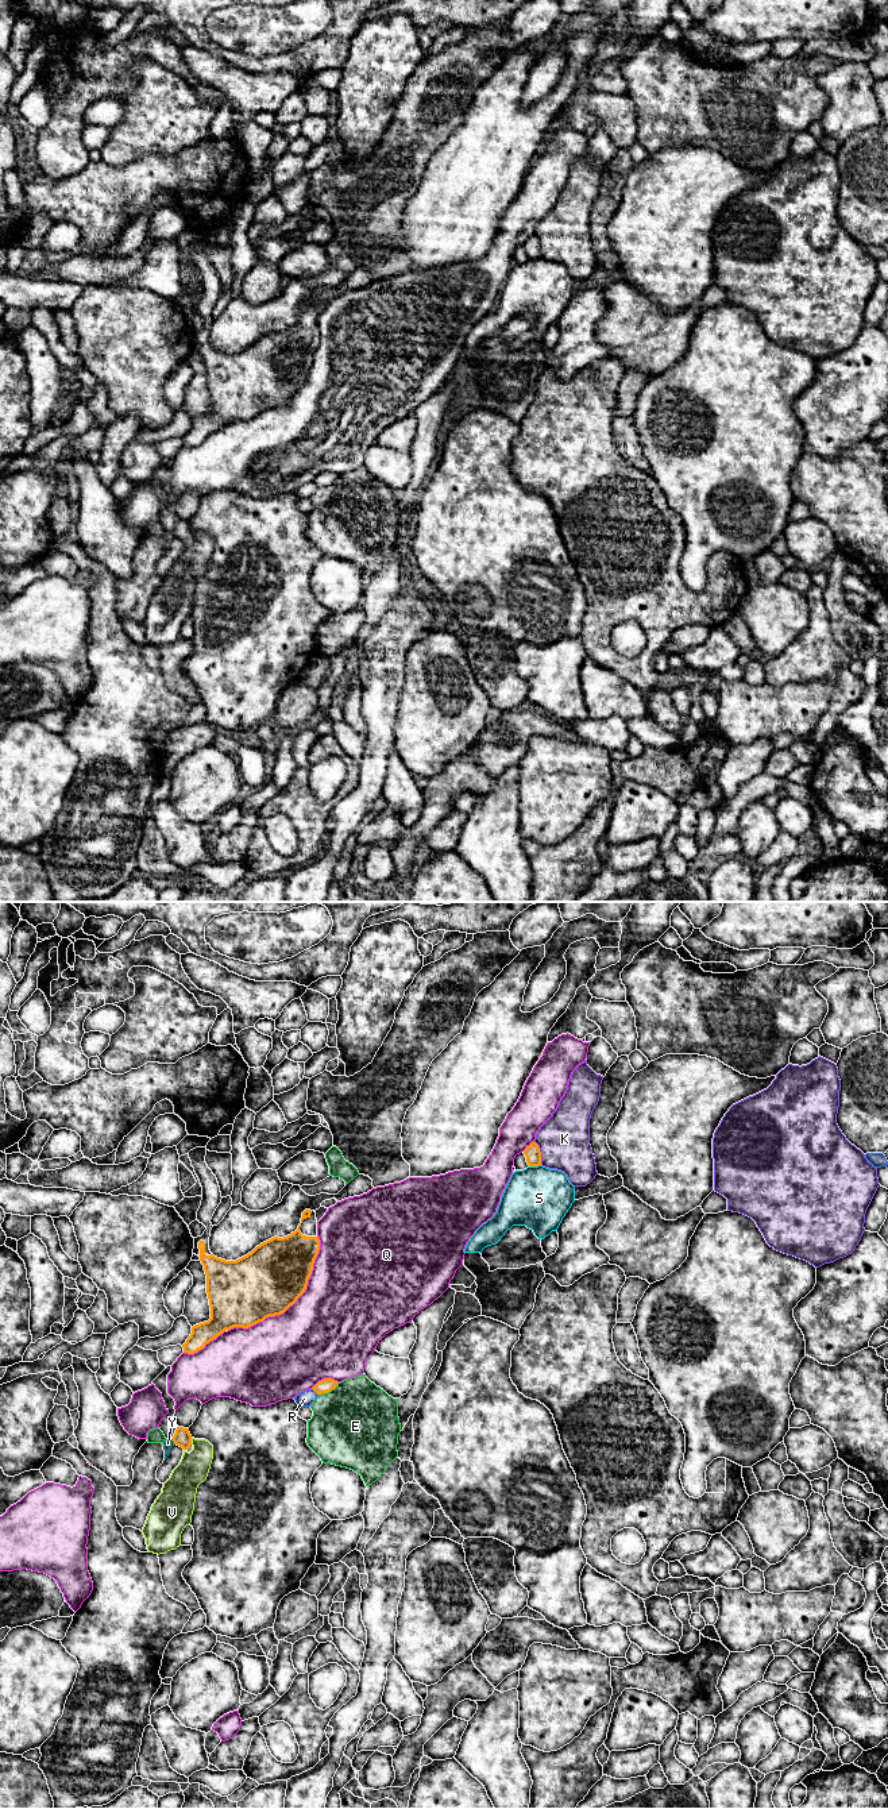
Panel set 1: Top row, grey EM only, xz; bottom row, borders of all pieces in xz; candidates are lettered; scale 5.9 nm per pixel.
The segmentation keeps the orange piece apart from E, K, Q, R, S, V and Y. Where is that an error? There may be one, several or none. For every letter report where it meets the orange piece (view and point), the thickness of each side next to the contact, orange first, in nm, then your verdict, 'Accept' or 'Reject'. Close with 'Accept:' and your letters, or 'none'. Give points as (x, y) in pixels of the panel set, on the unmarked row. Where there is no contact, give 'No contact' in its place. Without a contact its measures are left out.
E: Touches orange at xz (328, 483). Thickness 90 nm (orange) against 480 nm. Reject
K: Touches orange at xz (540, 246). Thickness 100 nm (orange) against 300 nm. Reject
Q: Touches orange at xz (294, 394). Thickness 400 nm (orange) against 500 nm. Reject
R: Touches orange at xz (315, 483). Thickness 90 nm (orange) against 90 nm. Reject
S: Touches orange at xz (535, 258). Thickness 100 nm (orange) against 380 nm. Reject
V: Touches orange at xz (190, 533). Thickness 110 nm (orange) against 180 nm. Reject
Y: Touches orange at xz (173, 533). Thickness 110 nm (orange) against 60 nm. Reject
Accept: none

